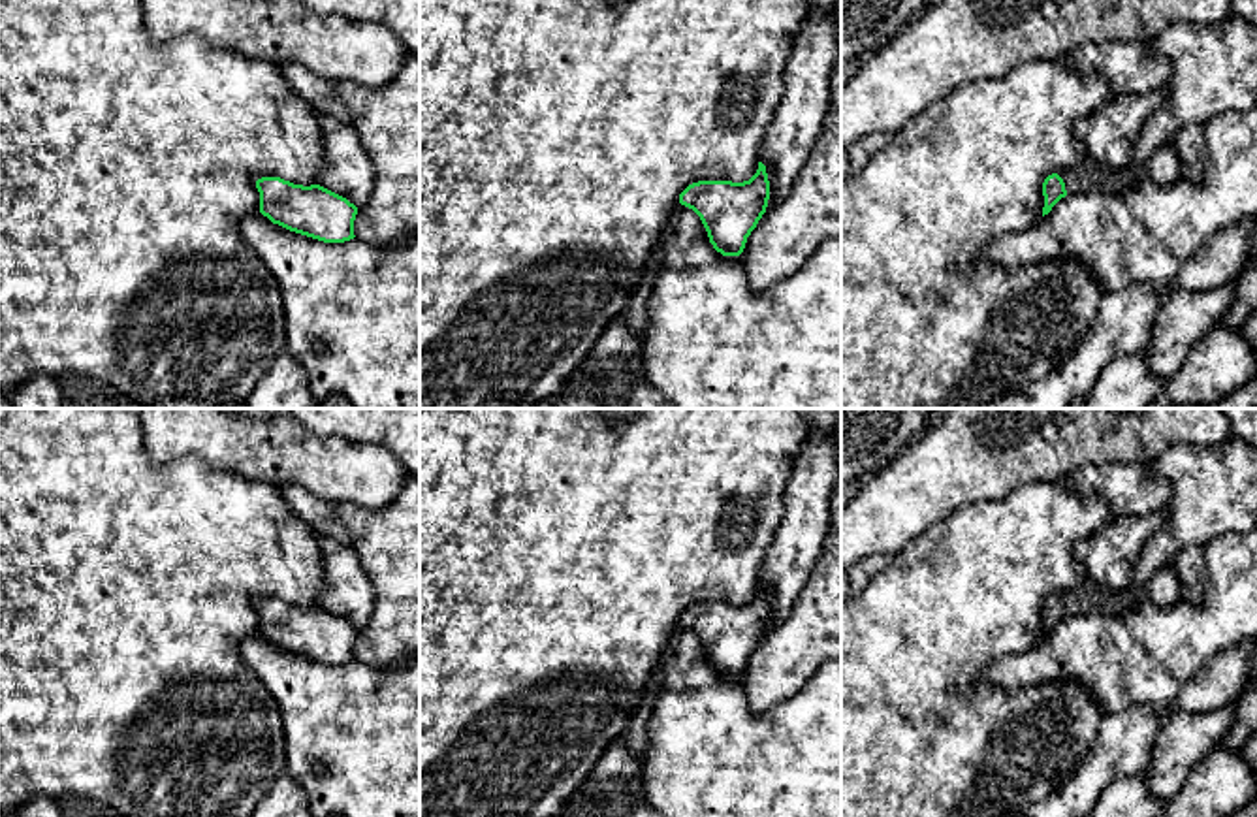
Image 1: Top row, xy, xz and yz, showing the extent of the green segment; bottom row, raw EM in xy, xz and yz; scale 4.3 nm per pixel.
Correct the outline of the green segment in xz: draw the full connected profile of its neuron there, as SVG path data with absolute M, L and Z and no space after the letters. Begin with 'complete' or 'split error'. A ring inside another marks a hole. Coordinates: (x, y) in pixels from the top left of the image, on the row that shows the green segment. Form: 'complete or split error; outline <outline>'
complete; outline M762 162L749 181L698 181L679 194L679 203L700 216L709 243L723 256L743 252L747 237L766 213L768 200L770 181Z

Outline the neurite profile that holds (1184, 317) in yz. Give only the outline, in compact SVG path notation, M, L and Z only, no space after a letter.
M1176 284L1170 286L1144 348L1150 371L1165 380L1174 376L1193 346L1229 311L1234 297L1234 284L1214 292L1187 292Z

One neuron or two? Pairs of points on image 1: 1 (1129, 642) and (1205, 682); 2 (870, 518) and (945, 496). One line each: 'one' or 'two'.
1: two
2: one

